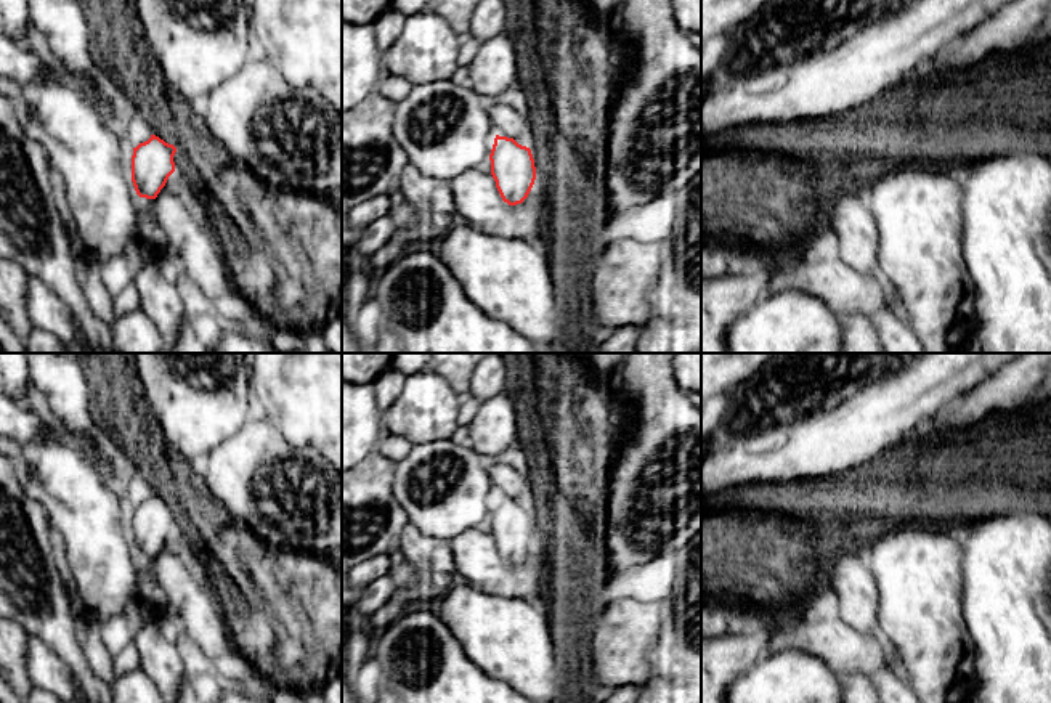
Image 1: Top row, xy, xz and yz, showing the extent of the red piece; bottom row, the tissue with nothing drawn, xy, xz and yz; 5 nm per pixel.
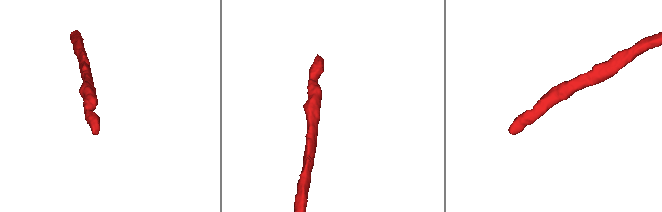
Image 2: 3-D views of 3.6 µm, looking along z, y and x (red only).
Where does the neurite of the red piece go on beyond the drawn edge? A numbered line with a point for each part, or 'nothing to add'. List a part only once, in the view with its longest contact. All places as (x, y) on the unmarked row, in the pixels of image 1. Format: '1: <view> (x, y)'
nothing to add

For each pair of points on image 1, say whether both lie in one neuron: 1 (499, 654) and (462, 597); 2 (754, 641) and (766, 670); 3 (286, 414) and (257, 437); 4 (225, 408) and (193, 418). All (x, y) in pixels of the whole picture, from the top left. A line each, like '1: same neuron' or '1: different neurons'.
1: same neuron
2: different neurons
3: different neurons
4: same neuron

